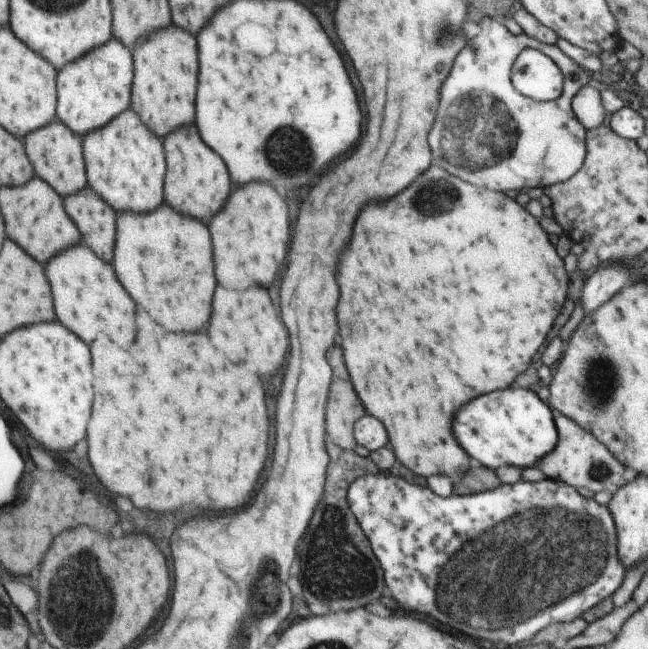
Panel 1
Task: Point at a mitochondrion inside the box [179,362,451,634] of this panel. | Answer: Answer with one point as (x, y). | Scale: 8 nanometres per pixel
(343, 573)

